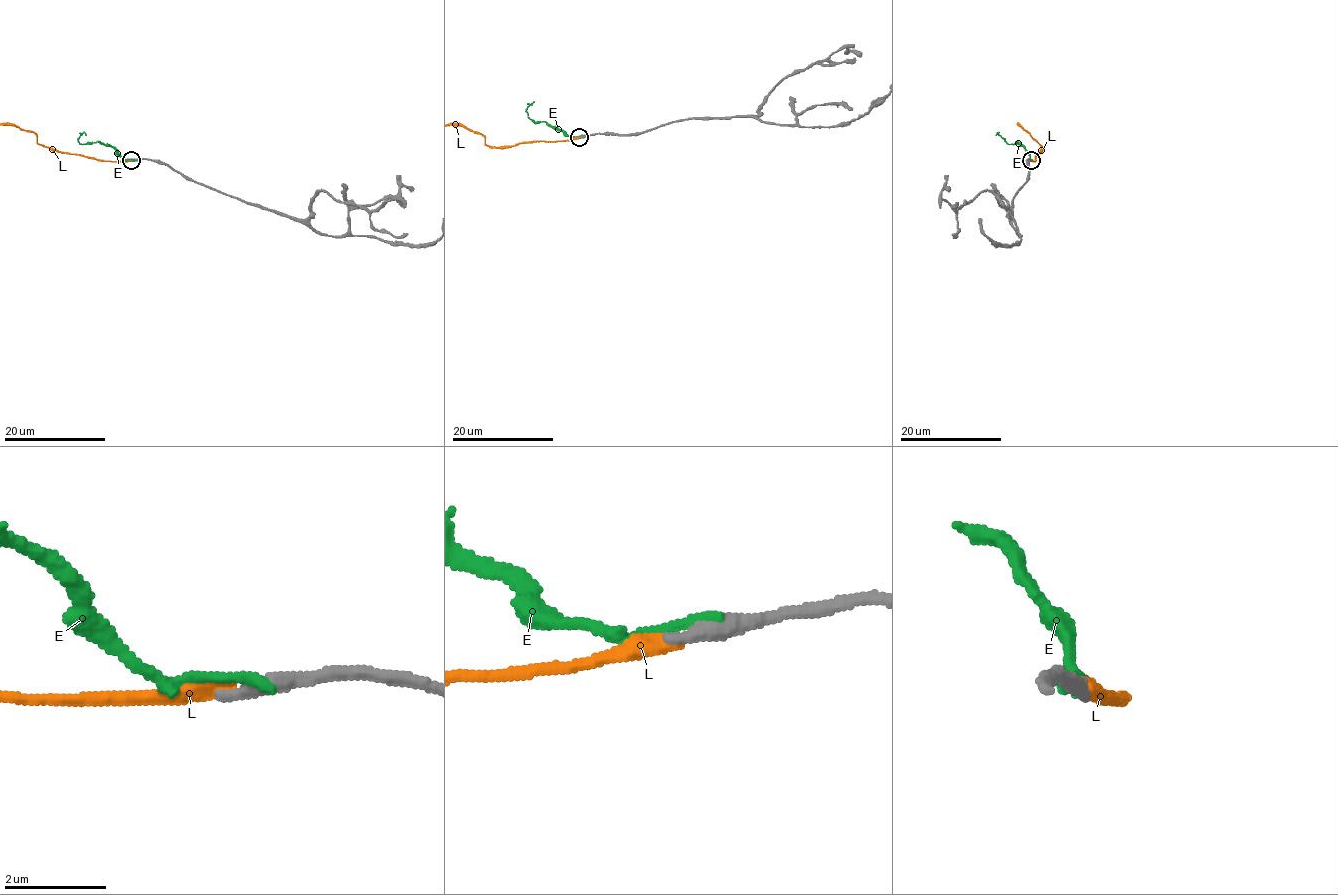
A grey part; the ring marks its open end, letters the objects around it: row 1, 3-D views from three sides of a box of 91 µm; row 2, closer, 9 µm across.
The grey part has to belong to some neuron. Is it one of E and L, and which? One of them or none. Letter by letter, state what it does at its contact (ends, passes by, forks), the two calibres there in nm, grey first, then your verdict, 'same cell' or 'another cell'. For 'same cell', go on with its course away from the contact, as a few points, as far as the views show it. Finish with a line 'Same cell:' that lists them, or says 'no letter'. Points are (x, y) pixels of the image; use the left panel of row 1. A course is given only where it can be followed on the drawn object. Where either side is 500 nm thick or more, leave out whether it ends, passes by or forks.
E: it ends; calibres 400 and 200 nm; another cell
L: it ends; calibres 300 and 360 nm; same cell
Same cell: L

